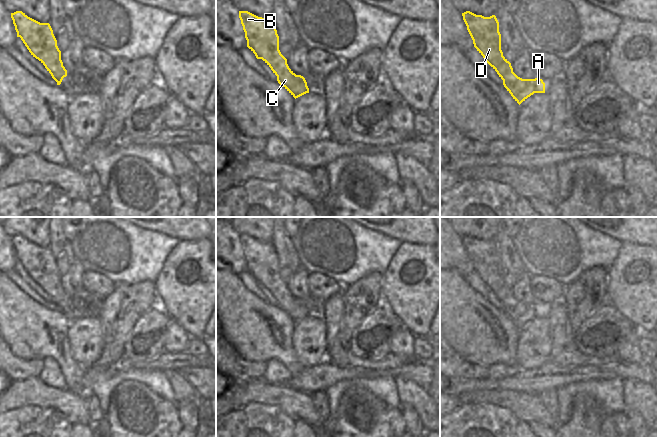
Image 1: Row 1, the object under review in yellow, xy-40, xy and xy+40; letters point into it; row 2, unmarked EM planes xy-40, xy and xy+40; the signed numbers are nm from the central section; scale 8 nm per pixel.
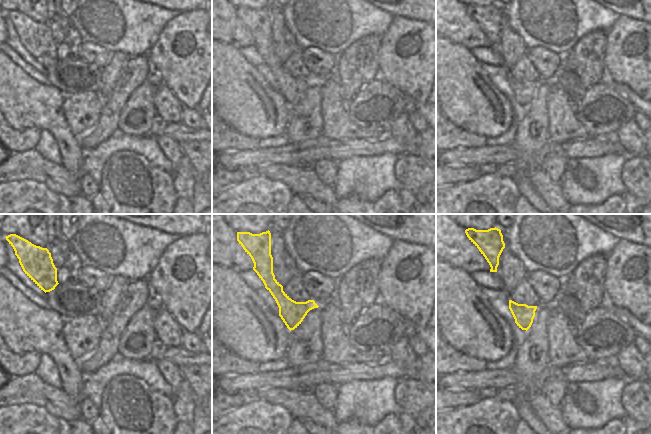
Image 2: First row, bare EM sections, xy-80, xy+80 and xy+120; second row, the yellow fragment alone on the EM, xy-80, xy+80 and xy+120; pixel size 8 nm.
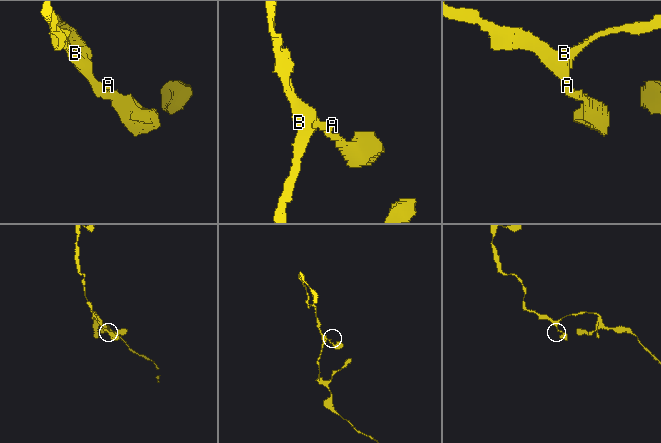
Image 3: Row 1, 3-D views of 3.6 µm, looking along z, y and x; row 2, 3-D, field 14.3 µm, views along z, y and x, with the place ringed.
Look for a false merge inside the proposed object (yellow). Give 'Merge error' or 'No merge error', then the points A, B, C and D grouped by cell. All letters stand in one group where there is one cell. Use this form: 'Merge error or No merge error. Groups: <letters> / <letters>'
No merge error. Groups: A B C D.

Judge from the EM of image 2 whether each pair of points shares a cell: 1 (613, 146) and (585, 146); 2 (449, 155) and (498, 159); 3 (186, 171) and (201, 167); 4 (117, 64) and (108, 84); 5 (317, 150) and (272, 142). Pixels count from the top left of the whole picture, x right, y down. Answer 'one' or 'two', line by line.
1: one
2: one
3: two
4: one
5: two

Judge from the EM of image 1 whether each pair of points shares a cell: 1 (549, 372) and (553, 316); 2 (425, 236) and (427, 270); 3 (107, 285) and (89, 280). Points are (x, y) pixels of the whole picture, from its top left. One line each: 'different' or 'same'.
1: different
2: different
3: same

